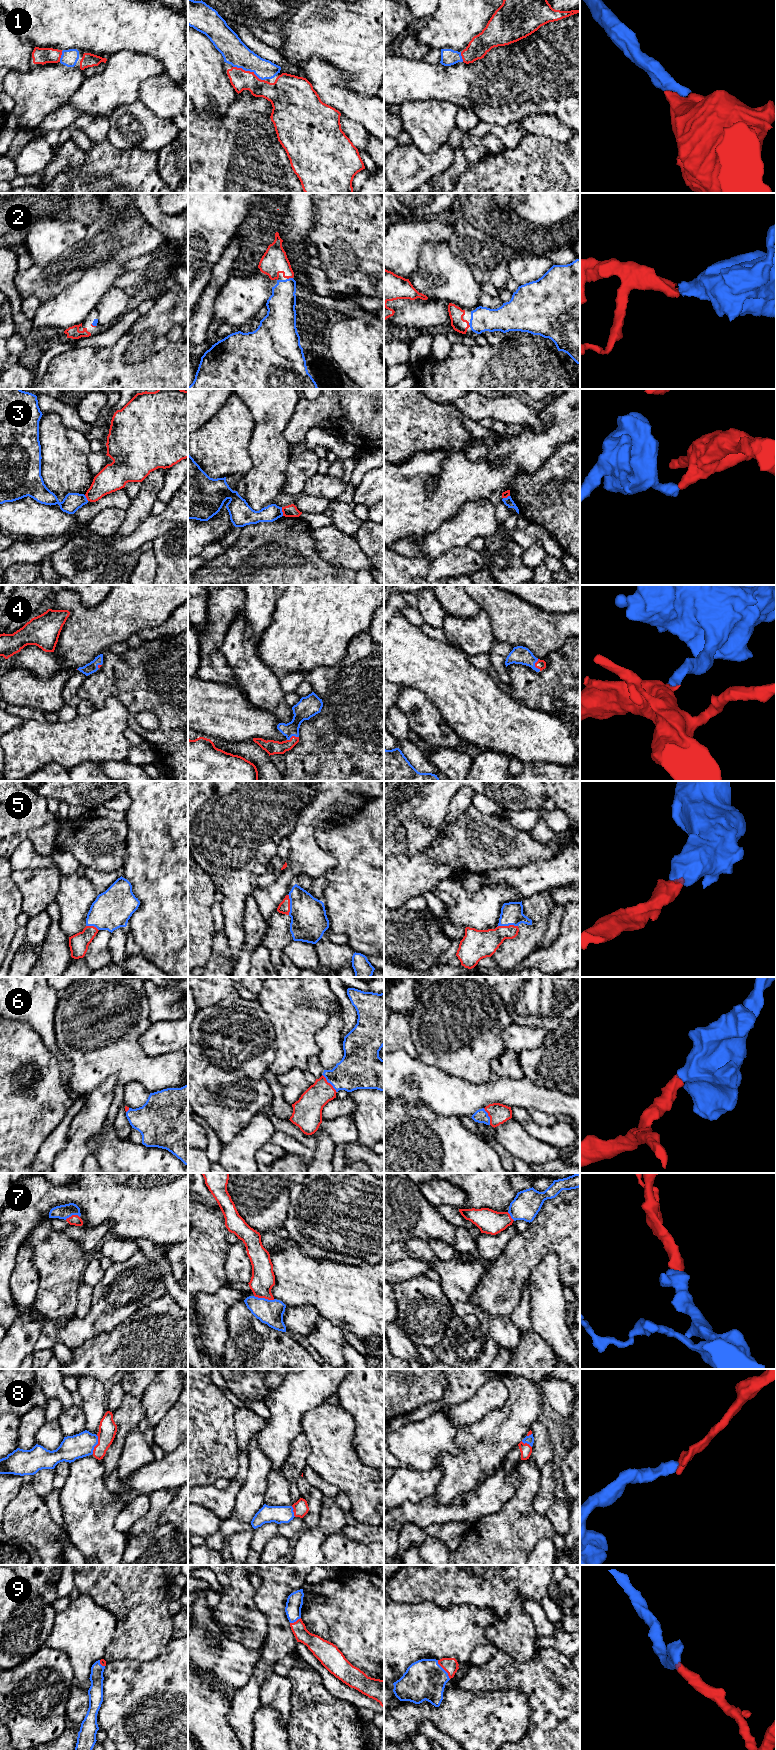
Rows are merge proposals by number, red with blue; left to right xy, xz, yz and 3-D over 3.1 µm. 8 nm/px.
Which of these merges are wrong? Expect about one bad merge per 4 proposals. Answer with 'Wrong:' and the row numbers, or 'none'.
Wrong: 3

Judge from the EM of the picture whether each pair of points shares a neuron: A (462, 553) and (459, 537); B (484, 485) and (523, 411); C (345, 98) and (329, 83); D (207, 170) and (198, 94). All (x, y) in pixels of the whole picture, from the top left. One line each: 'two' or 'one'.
A: two
B: two
C: one
D: two

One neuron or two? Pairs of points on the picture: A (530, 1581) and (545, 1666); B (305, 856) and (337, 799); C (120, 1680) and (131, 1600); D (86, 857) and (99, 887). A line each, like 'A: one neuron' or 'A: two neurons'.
A: two neurons
B: one neuron
C: two neurons
D: two neurons

